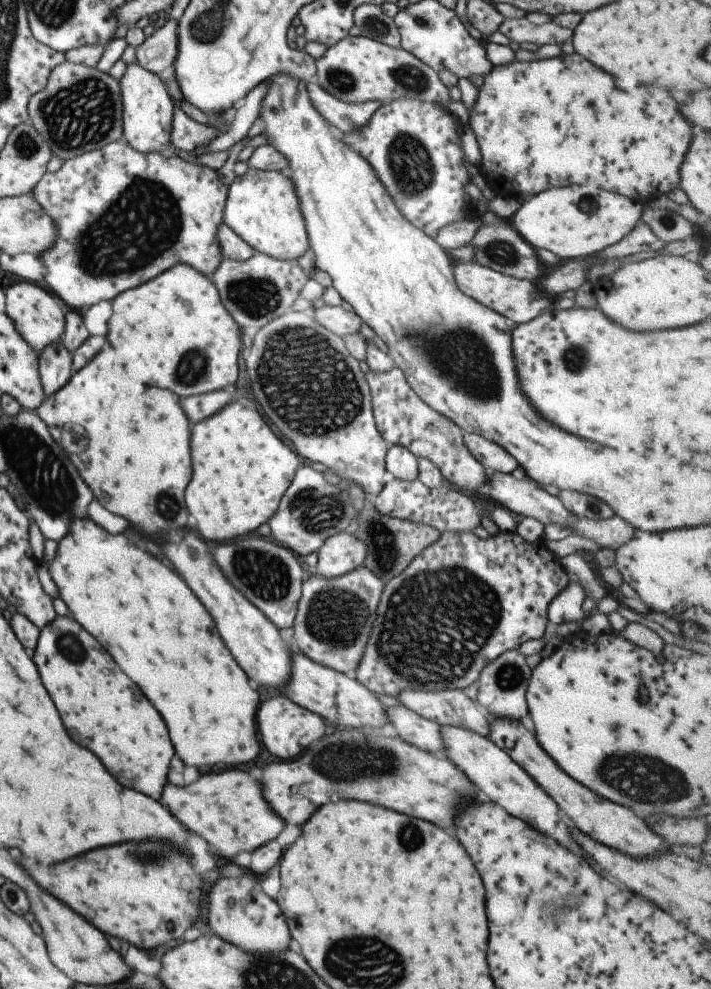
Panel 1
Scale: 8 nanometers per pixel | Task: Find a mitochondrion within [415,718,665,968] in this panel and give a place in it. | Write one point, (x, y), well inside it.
(542, 906)

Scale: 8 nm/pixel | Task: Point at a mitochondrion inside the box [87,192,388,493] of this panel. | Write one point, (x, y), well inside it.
(301, 374)

